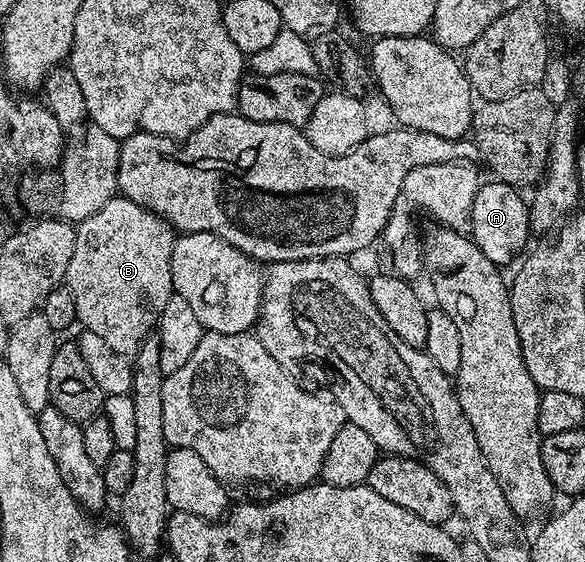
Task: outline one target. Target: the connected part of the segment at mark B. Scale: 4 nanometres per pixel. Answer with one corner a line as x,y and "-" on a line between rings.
123,196
108,198
86,221
76,226
74,256
70,256
66,285
74,296
76,321
83,329
102,336
110,344
113,355
132,356
145,338
157,329
162,308
173,296
172,253
177,231
152,210
134,204

